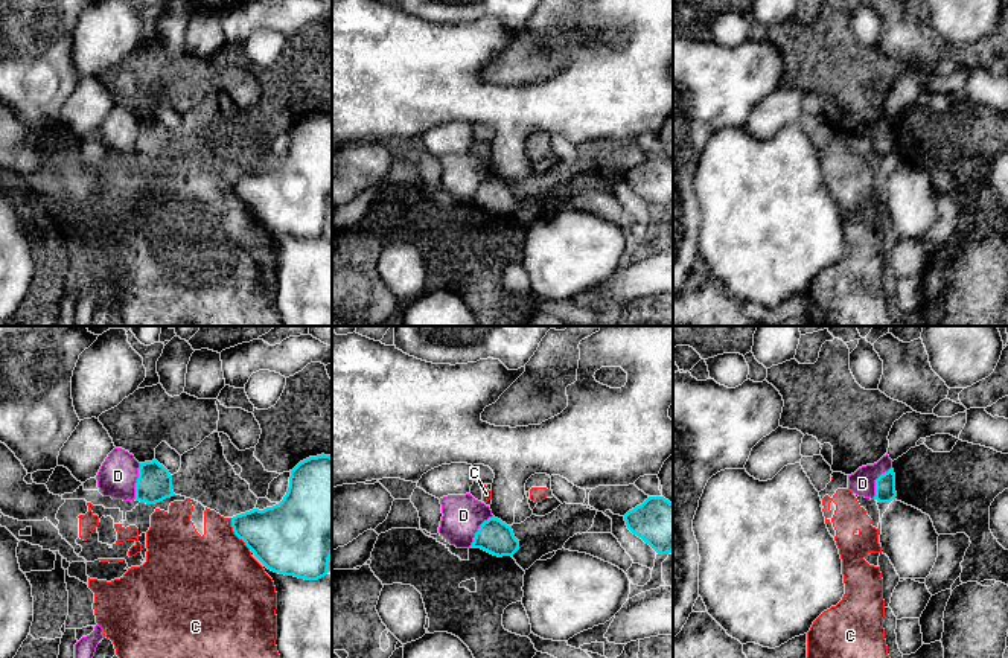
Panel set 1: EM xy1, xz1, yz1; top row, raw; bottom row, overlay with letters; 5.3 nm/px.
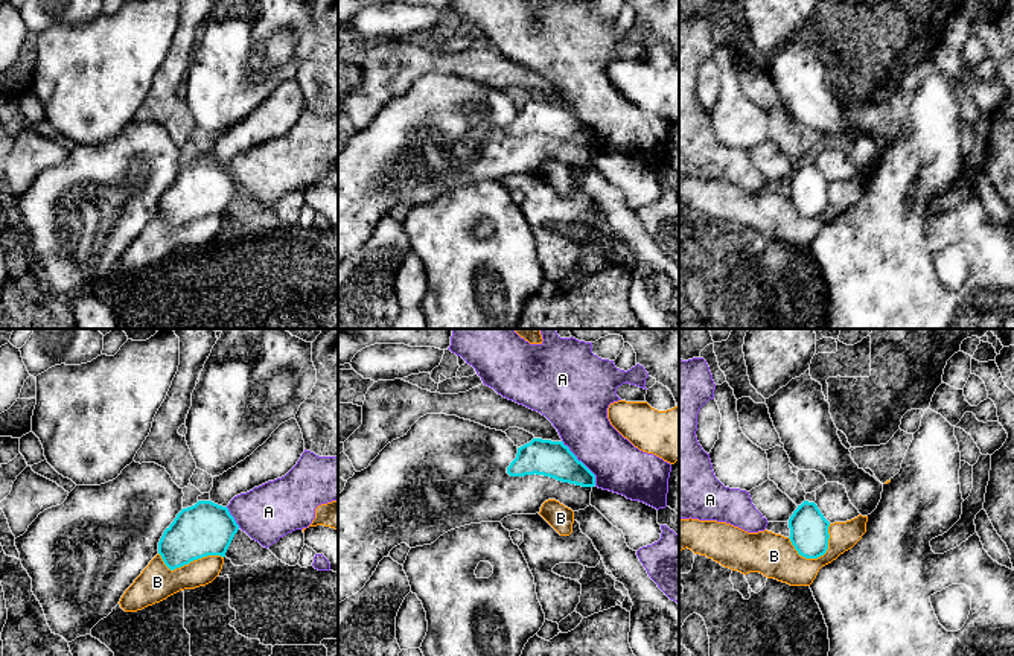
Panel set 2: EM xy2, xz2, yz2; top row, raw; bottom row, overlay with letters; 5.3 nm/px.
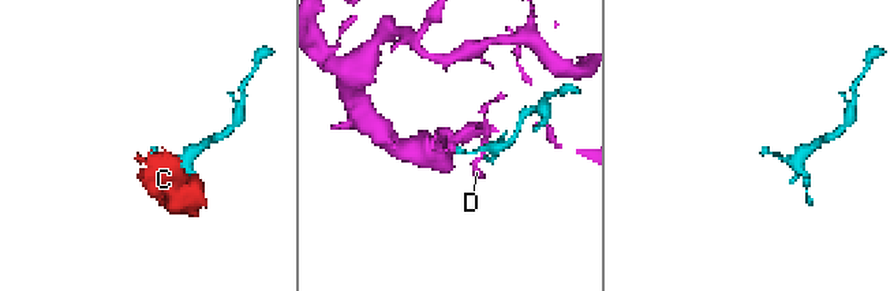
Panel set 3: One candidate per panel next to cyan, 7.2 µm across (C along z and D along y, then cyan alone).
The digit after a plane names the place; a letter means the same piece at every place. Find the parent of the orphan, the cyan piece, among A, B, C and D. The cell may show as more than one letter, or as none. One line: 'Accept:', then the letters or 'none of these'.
Accept: none of these

